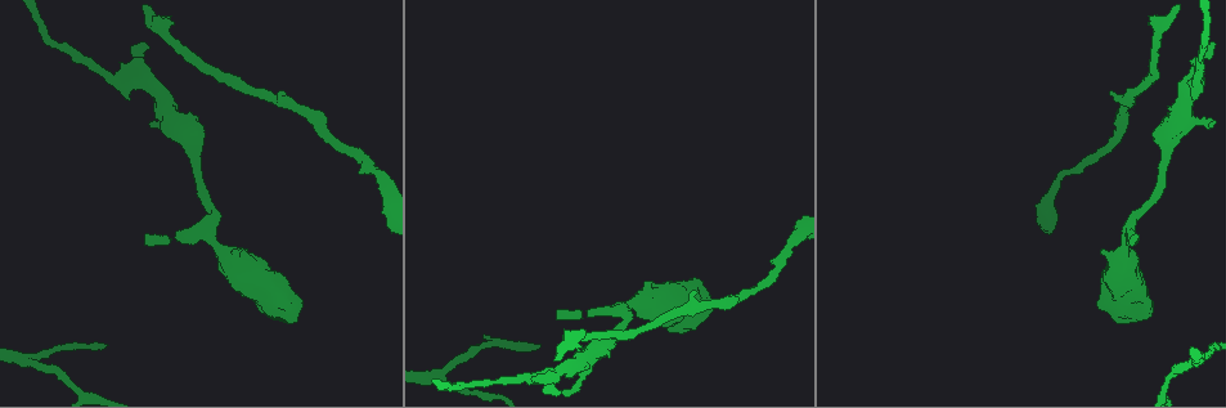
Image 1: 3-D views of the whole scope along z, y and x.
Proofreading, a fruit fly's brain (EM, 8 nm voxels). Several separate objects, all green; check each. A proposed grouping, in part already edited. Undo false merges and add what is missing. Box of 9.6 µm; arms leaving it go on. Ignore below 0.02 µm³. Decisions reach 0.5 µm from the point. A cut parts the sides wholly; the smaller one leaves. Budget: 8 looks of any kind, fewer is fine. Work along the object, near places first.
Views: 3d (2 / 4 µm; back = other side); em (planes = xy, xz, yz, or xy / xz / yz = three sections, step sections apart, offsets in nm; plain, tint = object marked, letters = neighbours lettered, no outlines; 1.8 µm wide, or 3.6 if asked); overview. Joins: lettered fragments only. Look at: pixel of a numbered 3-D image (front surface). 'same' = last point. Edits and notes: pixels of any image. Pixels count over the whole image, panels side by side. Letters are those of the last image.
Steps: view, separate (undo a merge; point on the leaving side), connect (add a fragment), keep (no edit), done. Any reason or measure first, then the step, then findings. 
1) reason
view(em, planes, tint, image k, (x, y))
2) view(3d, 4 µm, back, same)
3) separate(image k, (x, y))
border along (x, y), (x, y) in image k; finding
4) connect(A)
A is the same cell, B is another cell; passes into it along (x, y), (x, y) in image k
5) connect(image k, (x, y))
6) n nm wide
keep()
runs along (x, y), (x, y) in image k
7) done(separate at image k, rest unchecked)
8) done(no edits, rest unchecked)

sudden change in width
view(3d, 4 µm, image 1, (170, 118))

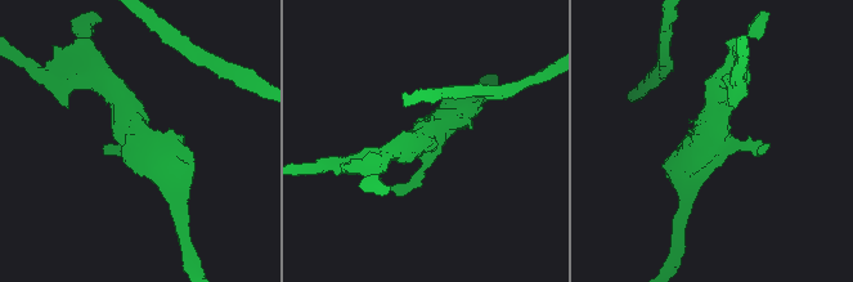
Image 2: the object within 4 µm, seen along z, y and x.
now the EM
view(em, planes, letters, image 2, (713, 143))

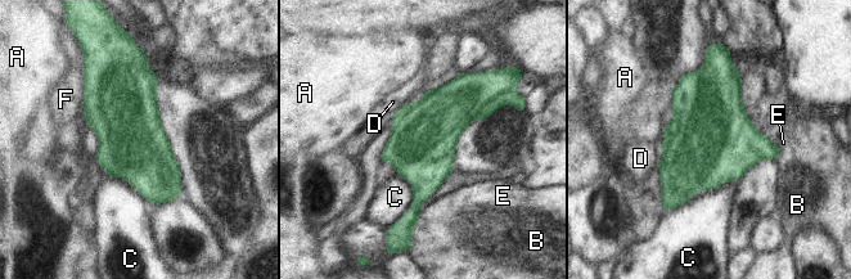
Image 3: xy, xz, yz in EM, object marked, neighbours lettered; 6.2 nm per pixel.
C touches over 550 nm
keep()
A, B, C, D, E and F are other cells; continuous, no second neuron

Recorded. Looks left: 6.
view(em, xz, step 8, letters, image 1, (587, 316))

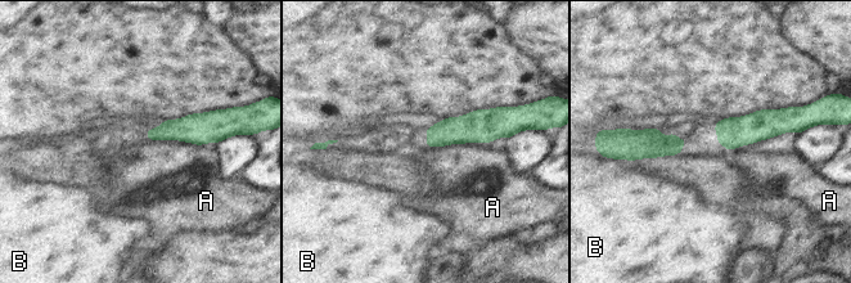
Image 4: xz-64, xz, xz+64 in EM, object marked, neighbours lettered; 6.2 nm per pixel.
view(em, planes, letters, same)

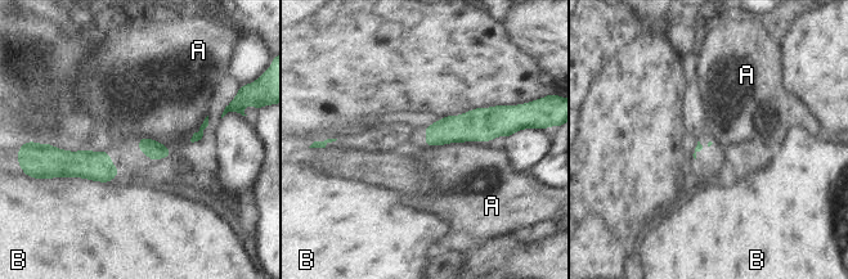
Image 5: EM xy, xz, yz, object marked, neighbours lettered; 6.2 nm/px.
keep()
A and B are other cells; border along (54, 176), (80, 176), (110, 181) in image 5; no lettered fragment goes on from it

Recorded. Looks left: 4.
abrupt turn
view(em, planes, letters, image 1, (1198, 364))

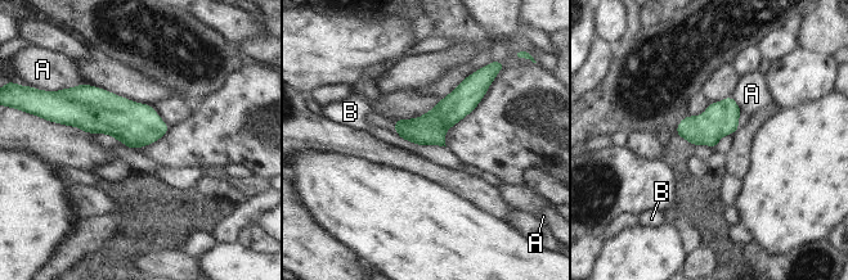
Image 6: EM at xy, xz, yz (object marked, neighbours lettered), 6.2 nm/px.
keep()
A and B are other cells; runs along (475, 81), (430, 129), (400, 132) in image 6; continuous, no second neuron

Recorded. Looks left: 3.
done(no edits, rest unchecked)

